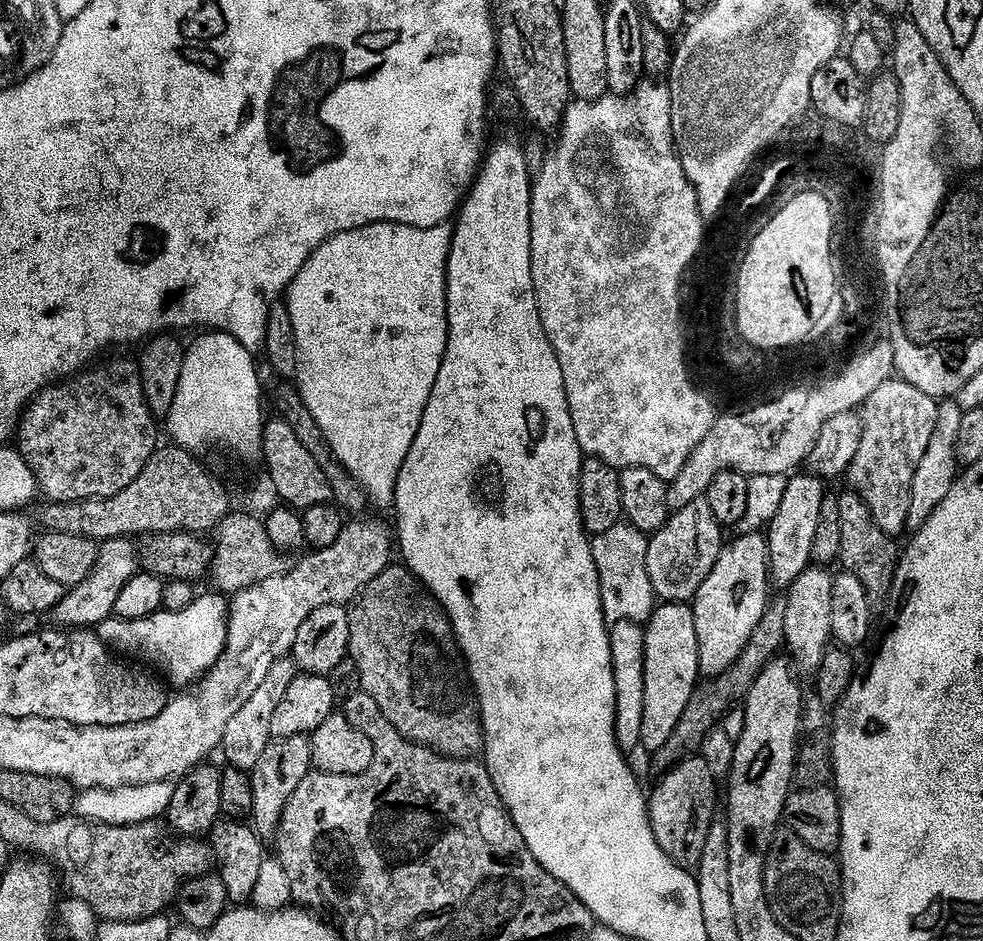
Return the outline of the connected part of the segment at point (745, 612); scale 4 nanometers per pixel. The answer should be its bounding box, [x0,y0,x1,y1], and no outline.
[696,560,769,678]

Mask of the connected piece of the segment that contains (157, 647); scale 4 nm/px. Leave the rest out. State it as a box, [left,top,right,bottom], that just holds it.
[140,594,232,690]

